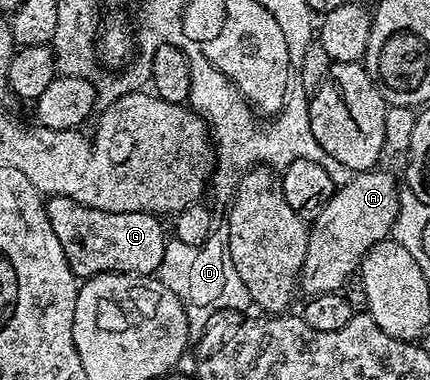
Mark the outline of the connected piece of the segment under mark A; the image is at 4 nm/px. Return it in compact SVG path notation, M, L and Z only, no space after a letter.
M378 171L351 175L313 217L309 225L310 245L300 277L301 291L306 291L307 297L345 289L347 280L361 269L362 259L370 248L393 233L400 184L394 181L392 173Z

